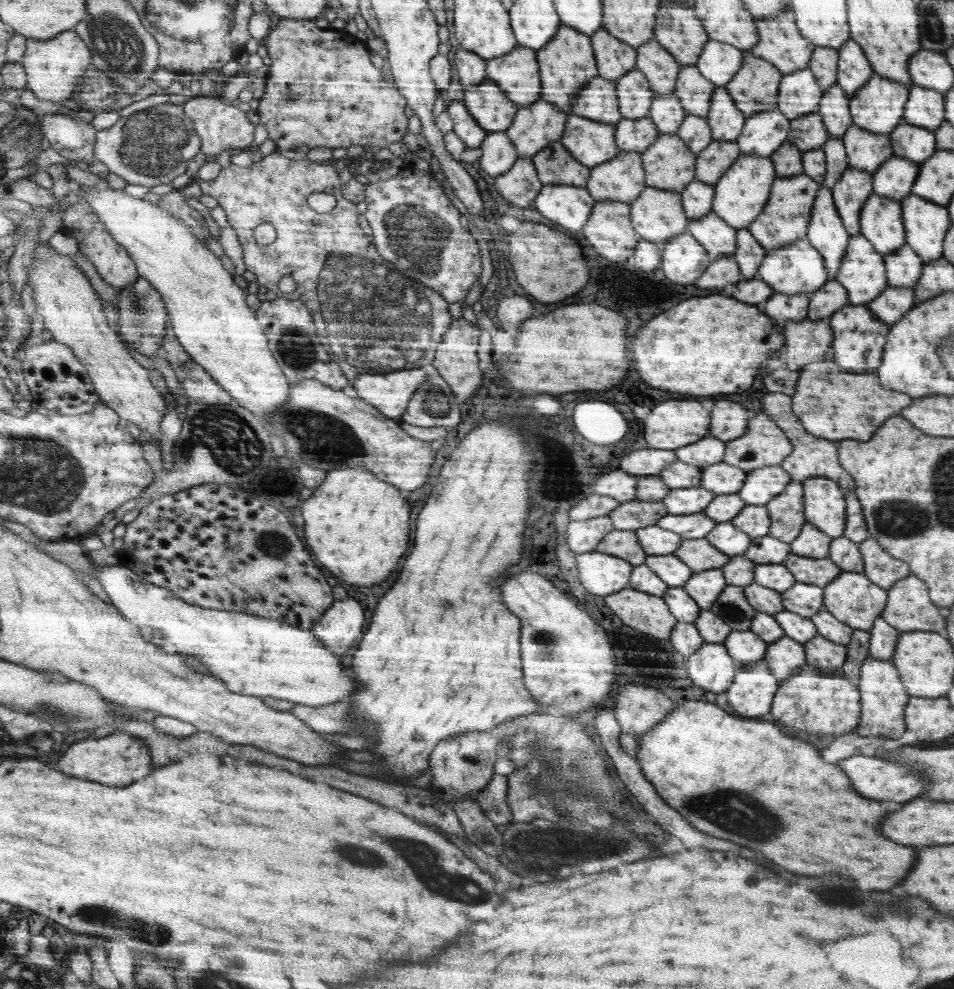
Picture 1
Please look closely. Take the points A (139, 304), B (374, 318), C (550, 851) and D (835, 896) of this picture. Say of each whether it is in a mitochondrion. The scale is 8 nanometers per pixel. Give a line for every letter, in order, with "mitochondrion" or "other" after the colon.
A: mitochondrion
B: mitochondrion
C: mitochondrion
D: mitochondrion

